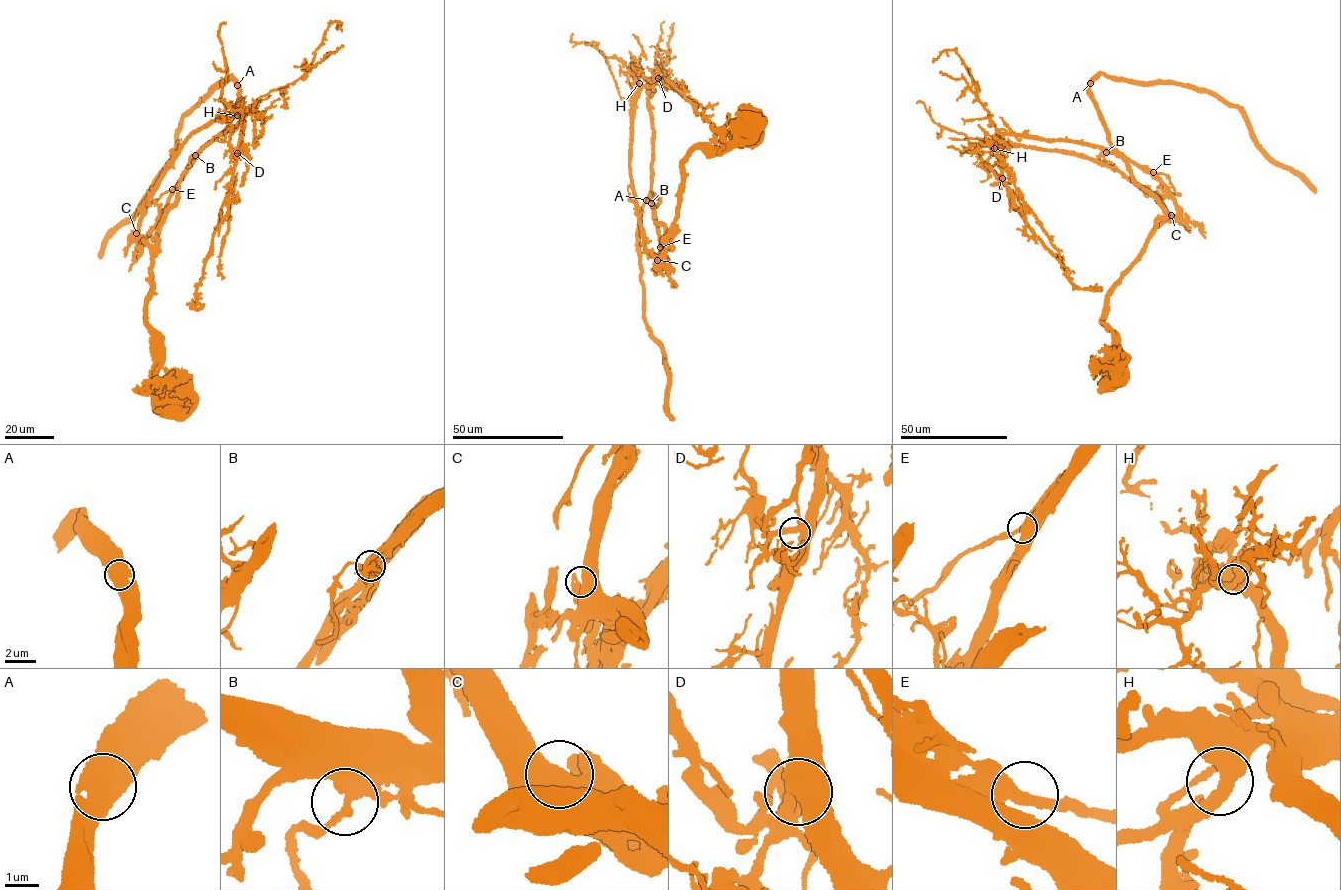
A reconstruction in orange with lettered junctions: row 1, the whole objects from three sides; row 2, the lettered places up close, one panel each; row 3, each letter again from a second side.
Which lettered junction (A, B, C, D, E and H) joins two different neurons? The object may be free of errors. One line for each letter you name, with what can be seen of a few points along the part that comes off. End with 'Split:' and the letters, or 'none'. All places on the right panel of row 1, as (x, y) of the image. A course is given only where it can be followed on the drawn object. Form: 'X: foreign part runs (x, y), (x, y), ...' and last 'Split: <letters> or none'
Split: none

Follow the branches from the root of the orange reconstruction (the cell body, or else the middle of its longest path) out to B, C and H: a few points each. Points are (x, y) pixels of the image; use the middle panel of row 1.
B: (750, 127), (735, 146), (717, 152), (696, 148), (680, 162), (672, 248), (665, 227), (654, 221), (651, 203)
C: (750, 127), (749, 132), (735, 146), (717, 152), (696, 148), (680, 162), (682, 181), (677, 215), (657, 260)
H: (750, 127), (735, 146), (696, 148), (680, 162), (677, 215), (655, 258), (631, 177), (639, 83)

